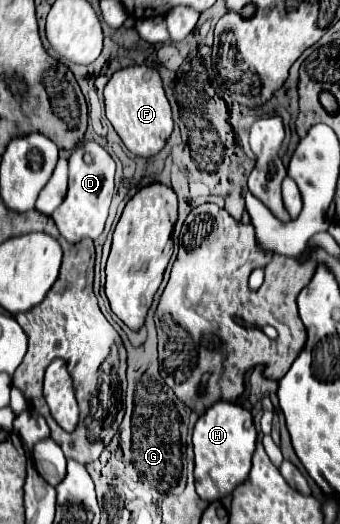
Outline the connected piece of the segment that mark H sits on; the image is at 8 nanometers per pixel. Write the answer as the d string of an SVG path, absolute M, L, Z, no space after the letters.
M214 403L194 425L194 477L196 477L196 493L200 499L212 503L218 501L234 491L248 473L250 473L250 459L254 453L256 443L256 429L252 423L250 411L234 403Z

